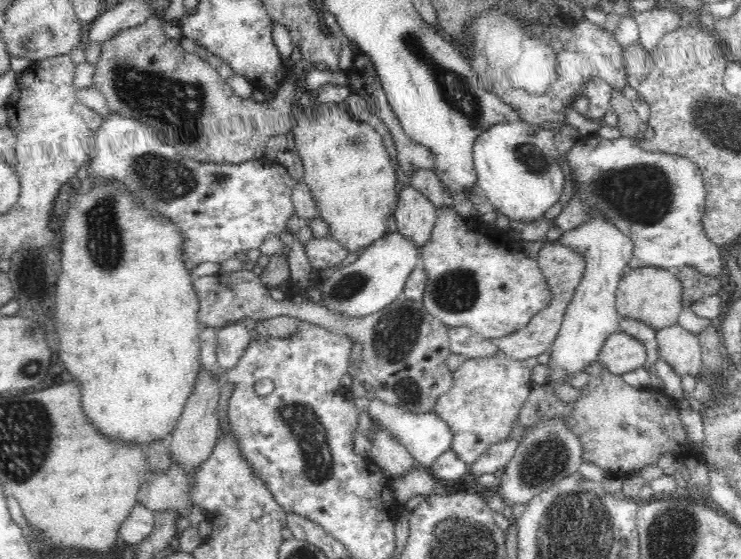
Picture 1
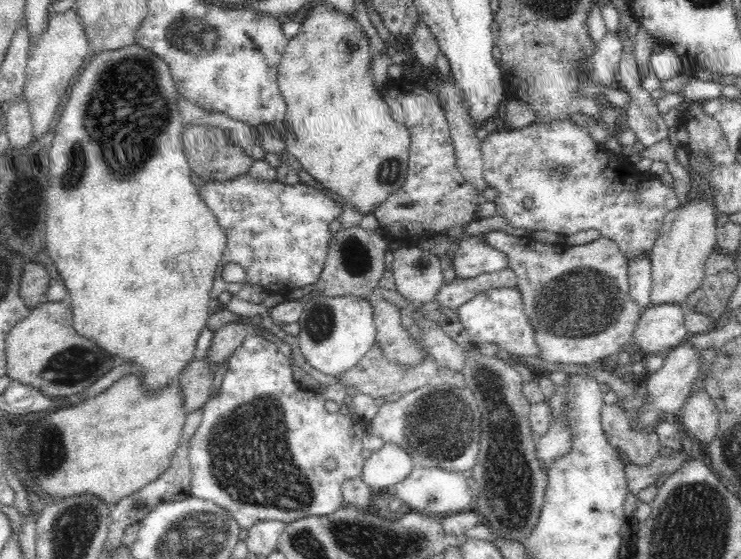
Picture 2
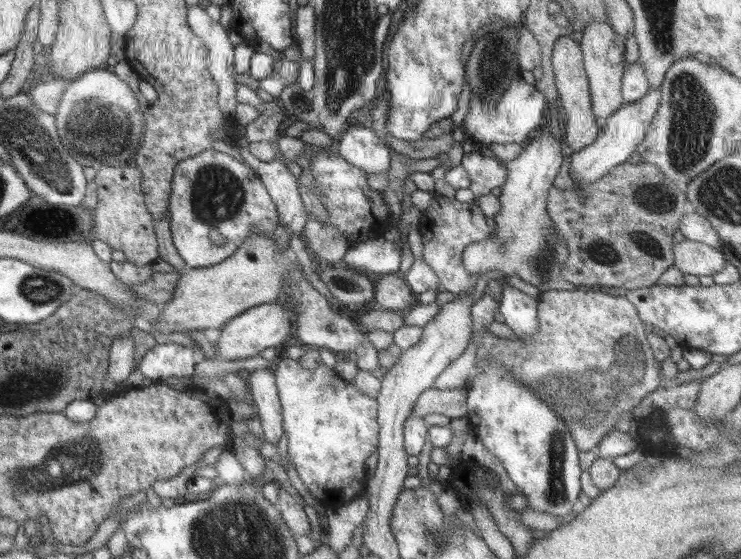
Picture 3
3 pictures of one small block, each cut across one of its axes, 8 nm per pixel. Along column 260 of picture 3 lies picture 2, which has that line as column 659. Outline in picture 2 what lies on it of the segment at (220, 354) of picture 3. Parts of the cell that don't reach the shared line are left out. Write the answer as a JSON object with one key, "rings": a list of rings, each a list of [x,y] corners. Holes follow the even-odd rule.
{"rings":[[[660,304],[644,310],[634,330],[634,344],[644,352],[644,356],[658,356],[676,348],[684,338],[688,338],[688,328],[684,324],[686,308]]]}

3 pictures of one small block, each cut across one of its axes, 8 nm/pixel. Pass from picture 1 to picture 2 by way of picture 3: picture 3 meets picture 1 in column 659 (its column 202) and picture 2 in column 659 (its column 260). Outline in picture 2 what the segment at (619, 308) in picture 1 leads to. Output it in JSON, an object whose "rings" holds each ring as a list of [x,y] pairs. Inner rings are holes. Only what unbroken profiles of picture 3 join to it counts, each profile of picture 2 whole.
{"rings":[[[704,194],[704,200],[690,198],[688,204],[672,210],[664,218],[662,232],[652,248],[652,304],[672,304],[684,306],[686,298],[704,284],[706,262],[718,250],[718,216],[716,204],[708,200],[710,194]]]}

